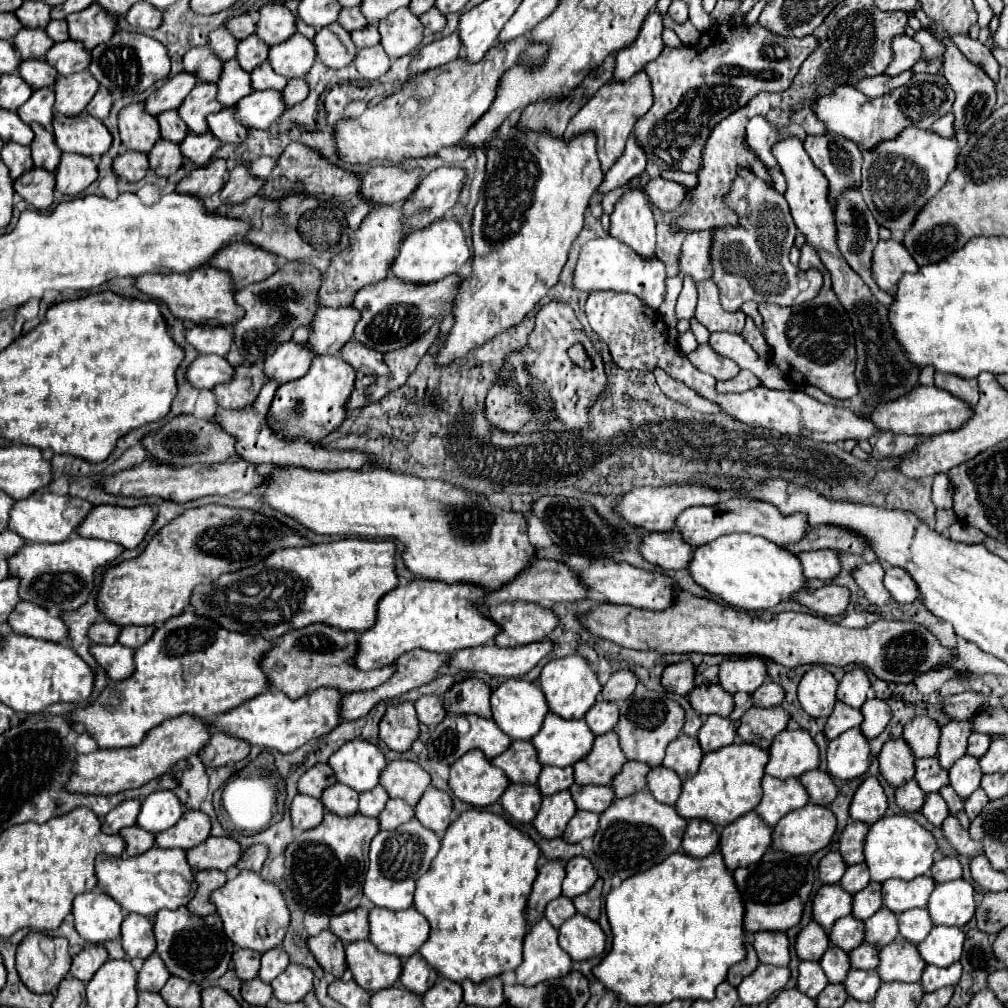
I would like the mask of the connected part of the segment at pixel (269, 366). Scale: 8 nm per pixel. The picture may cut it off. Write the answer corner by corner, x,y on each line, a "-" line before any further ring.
280,344
280,348
264,360
264,378
276,380
278,386
296,380
308,372
312,358
314,354
308,348
302,348
302,344

